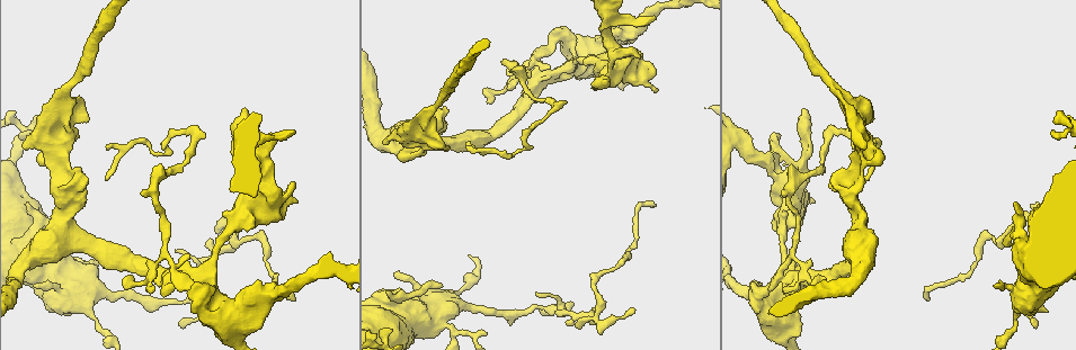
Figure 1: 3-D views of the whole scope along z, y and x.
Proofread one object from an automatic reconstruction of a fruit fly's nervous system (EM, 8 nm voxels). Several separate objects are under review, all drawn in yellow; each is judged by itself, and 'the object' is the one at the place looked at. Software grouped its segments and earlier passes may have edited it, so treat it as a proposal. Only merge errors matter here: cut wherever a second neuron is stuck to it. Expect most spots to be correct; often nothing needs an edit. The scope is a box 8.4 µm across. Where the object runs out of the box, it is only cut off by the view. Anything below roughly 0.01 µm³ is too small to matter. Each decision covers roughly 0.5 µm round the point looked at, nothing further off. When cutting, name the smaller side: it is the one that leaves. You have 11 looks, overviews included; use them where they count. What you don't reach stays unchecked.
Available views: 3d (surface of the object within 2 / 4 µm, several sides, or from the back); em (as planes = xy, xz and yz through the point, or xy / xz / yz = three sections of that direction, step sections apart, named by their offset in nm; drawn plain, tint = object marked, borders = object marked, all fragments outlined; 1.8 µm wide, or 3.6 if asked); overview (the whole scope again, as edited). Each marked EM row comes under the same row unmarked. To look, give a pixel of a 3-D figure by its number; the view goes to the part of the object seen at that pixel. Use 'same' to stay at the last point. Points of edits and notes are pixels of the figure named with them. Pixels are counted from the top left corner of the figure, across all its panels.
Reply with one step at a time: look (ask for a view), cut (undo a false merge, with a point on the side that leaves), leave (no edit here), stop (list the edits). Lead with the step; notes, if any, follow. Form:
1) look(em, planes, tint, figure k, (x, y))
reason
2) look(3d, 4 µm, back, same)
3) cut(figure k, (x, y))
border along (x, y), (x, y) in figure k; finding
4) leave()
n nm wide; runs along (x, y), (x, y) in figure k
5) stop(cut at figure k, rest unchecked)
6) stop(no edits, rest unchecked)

look(em, 3.6 µm, planes, tint, figure 1, (21, 232))

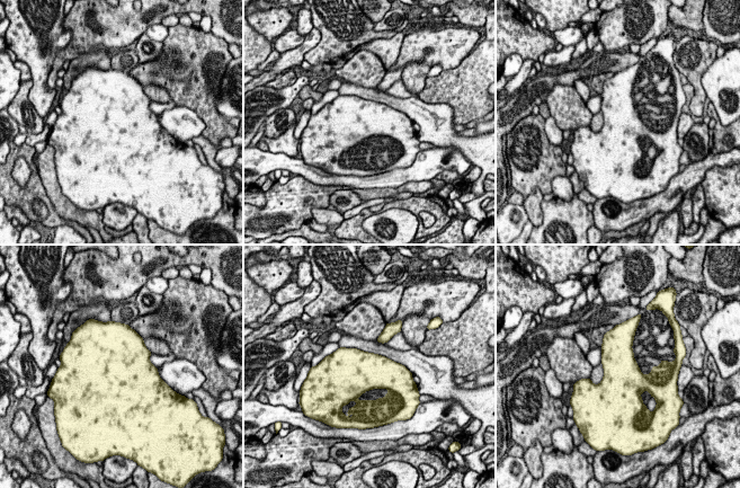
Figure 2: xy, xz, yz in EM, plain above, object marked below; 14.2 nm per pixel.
leave()
one neuron here

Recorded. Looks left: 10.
look(em, yz, step 4, tint, figure 1, (92, 261))
sudden change in width

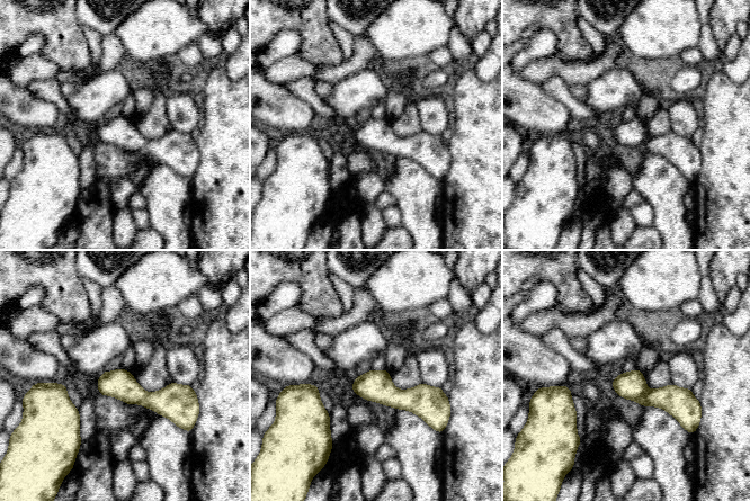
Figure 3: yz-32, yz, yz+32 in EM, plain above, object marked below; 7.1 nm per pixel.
look(em, planes, tint, same)

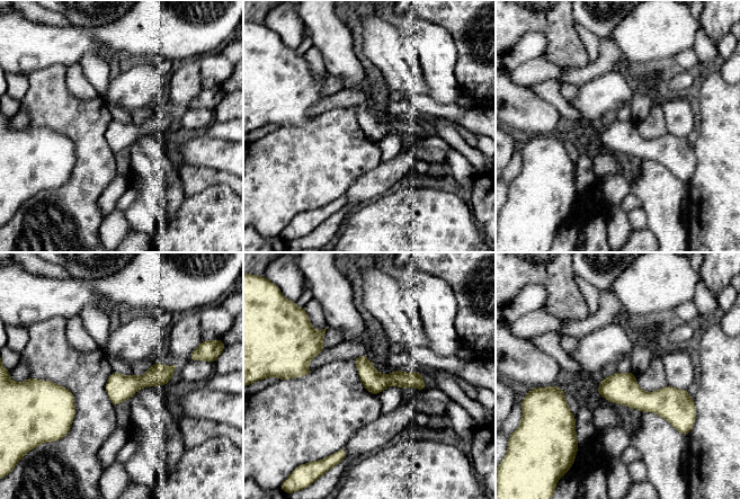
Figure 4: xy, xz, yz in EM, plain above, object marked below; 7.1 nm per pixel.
leave()
160 nm wide; continuous, no second neuron

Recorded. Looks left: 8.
look(3d, 4 µm, figure 1, (255, 210))

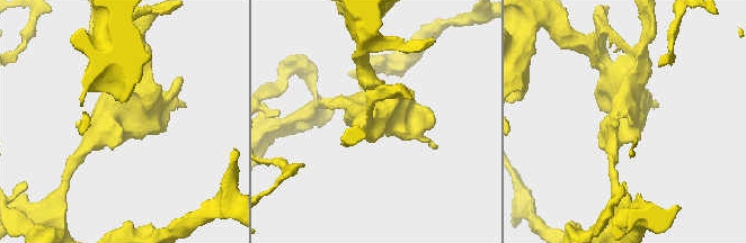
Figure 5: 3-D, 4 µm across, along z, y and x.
look(em, xy, step 8, tint, figure 5, (121, 121))
4 arms; need the tissue

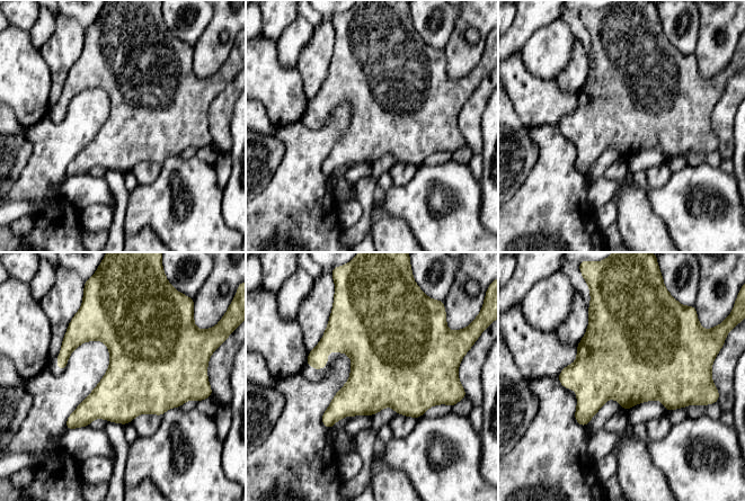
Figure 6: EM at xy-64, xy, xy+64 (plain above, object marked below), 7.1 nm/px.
look(em, planes, tint, same)

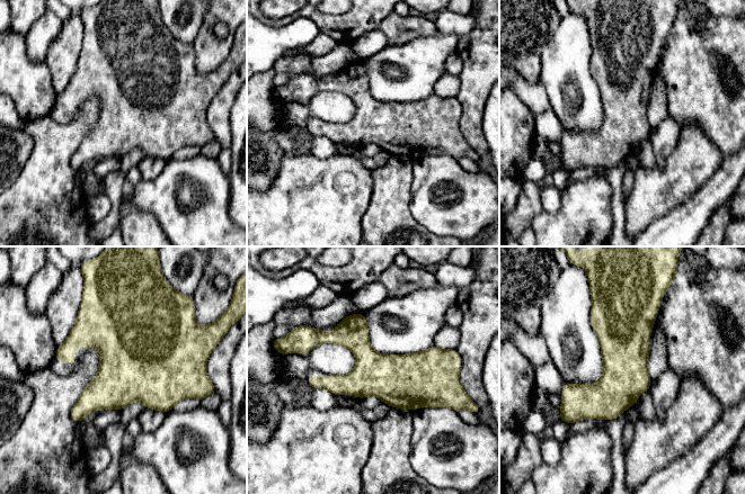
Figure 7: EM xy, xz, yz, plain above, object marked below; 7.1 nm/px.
leave()
one neuron here

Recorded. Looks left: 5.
look(em, planes, tint, figure 1, (71, 206))

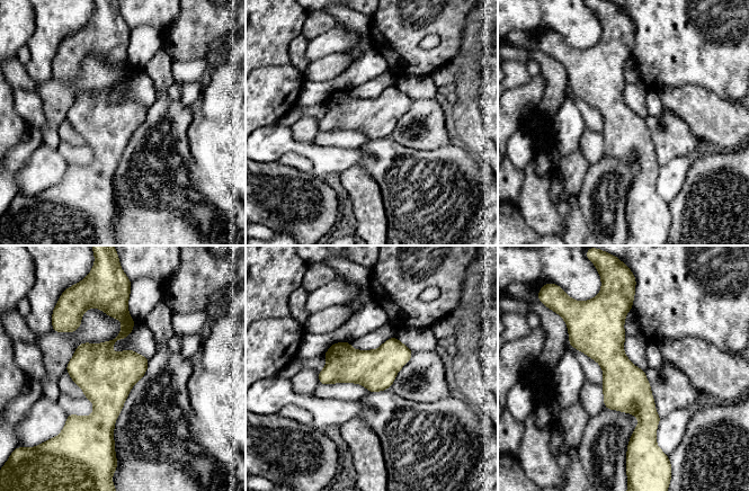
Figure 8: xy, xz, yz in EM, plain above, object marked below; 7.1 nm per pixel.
leave()
runs along (618, 304), (613, 360), (643, 408), (636, 438) in figure 8; continuous, no second neuron

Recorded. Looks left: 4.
stop(no edits, rest unchecked)

